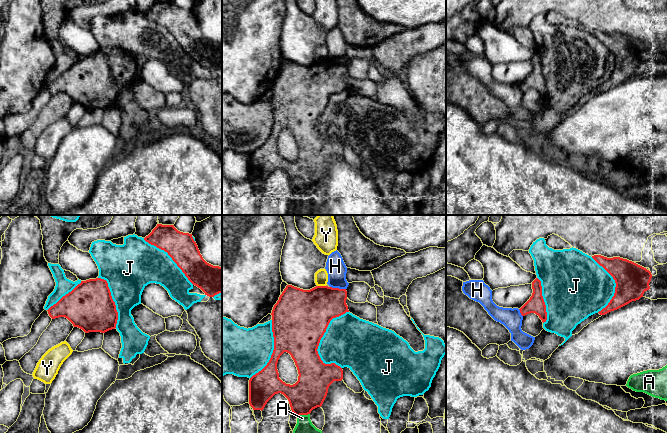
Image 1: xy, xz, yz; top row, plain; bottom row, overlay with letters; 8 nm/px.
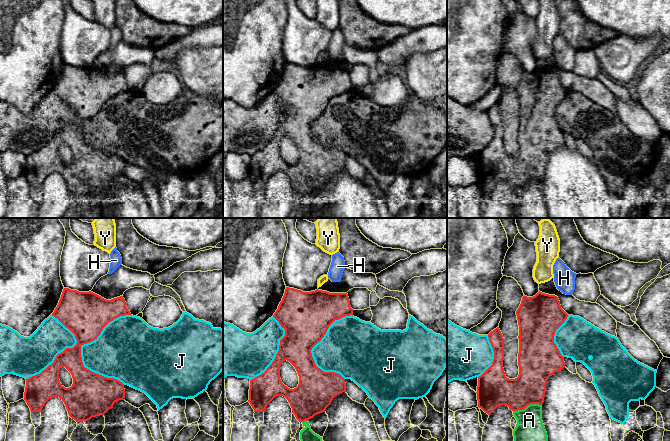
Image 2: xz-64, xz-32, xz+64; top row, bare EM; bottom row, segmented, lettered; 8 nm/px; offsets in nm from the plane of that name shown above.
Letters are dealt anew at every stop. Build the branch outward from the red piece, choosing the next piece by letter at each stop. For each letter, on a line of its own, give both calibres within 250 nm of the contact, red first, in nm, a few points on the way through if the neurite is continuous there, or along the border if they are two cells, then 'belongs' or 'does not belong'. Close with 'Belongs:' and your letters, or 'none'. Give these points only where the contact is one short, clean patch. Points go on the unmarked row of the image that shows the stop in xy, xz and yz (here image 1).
A: 280/220 nm | does not belong
H: 320/160 nm | along xz (330, 62), (345, 65) | does not belong
J: 460/400 nm | does not belong
Y: 380/110 nm | along xz (317, 61), (325, 62) | does not belong
Belongs: none

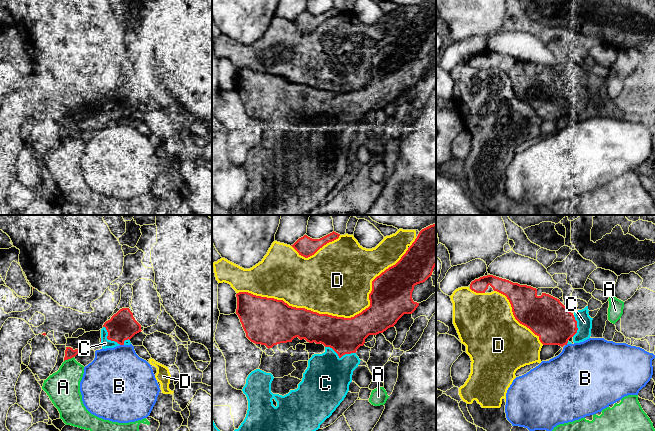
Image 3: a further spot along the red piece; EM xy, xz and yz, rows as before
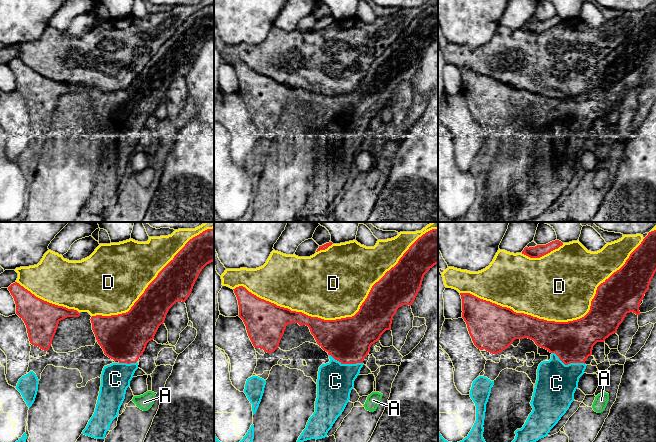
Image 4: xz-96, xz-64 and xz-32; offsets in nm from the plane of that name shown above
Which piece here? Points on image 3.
A: 80/280 nm | does not belong
B: 220/440 nm | does not belong
C: 280/380 nm | belongs
D: 280/480 nm | does not belong
Belongs: C

